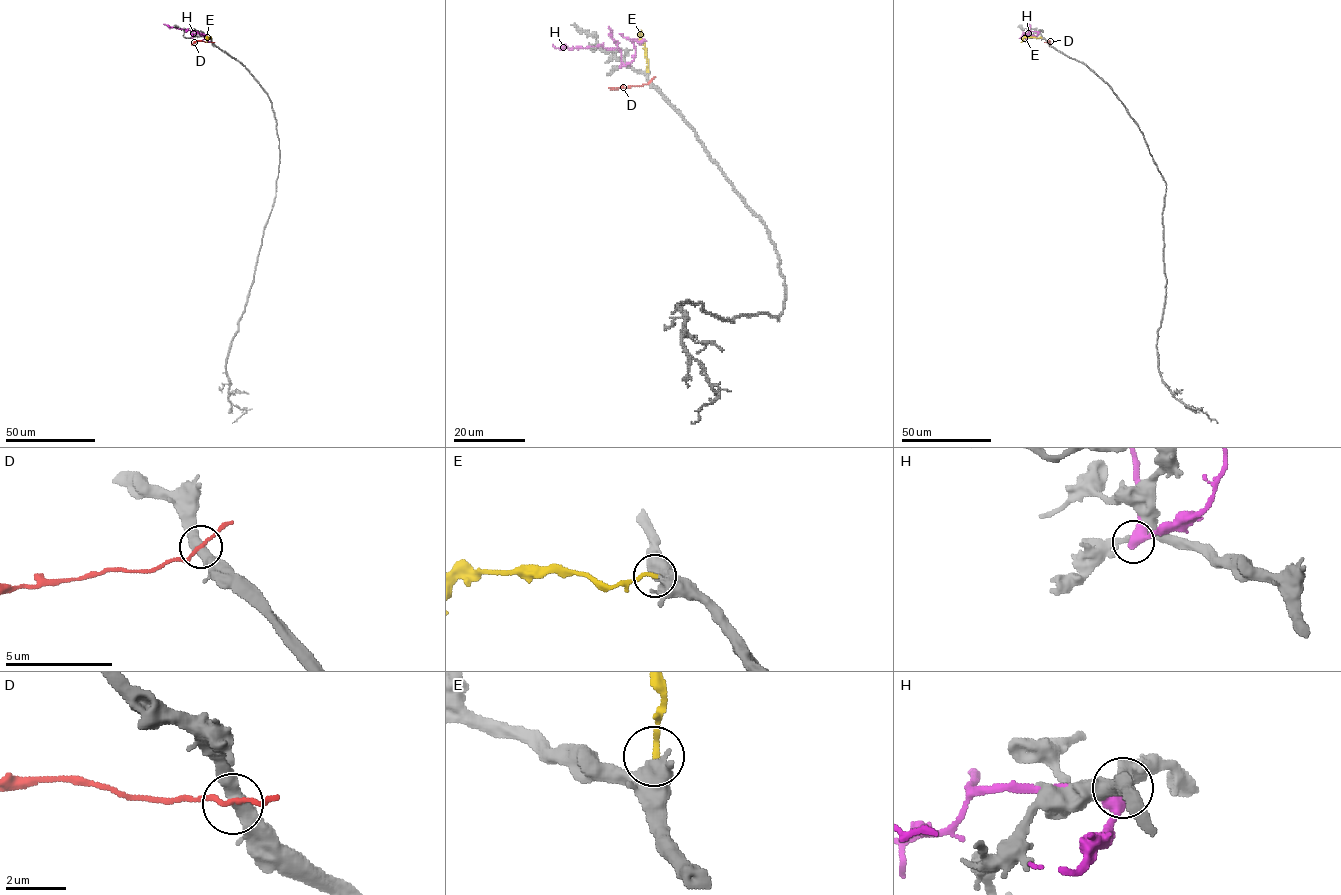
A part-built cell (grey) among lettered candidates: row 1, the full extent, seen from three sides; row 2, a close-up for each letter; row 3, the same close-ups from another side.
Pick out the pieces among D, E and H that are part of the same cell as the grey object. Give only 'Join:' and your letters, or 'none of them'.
Join: E

